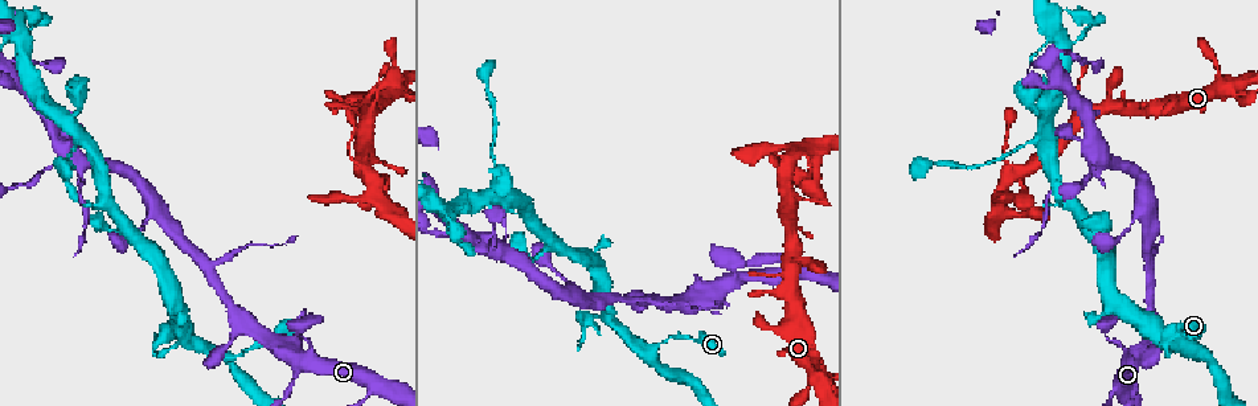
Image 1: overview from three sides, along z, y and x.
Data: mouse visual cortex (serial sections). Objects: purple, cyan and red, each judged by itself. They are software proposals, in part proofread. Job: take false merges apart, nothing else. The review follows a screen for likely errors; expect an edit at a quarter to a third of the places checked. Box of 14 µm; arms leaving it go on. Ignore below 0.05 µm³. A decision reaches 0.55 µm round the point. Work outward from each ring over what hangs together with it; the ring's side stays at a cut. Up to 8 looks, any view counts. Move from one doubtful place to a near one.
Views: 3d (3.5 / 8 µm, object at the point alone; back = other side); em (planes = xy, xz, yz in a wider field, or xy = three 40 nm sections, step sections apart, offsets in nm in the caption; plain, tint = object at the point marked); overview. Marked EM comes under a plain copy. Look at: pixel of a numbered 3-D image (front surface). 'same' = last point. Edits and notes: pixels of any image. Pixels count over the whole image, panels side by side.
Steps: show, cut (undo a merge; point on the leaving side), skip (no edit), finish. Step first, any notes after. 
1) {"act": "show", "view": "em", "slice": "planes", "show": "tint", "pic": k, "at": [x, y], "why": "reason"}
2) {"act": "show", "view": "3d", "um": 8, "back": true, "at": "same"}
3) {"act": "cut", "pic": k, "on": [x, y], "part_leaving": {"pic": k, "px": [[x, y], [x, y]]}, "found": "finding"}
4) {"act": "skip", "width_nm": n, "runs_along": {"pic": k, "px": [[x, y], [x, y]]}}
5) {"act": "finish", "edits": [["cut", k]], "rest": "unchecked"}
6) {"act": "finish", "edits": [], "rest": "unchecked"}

{"act": "show", "view": "em", "slice": "planes", "show": "tint", "pic": 1, "at": [636, 298], "why": "two arms in line, one across"}

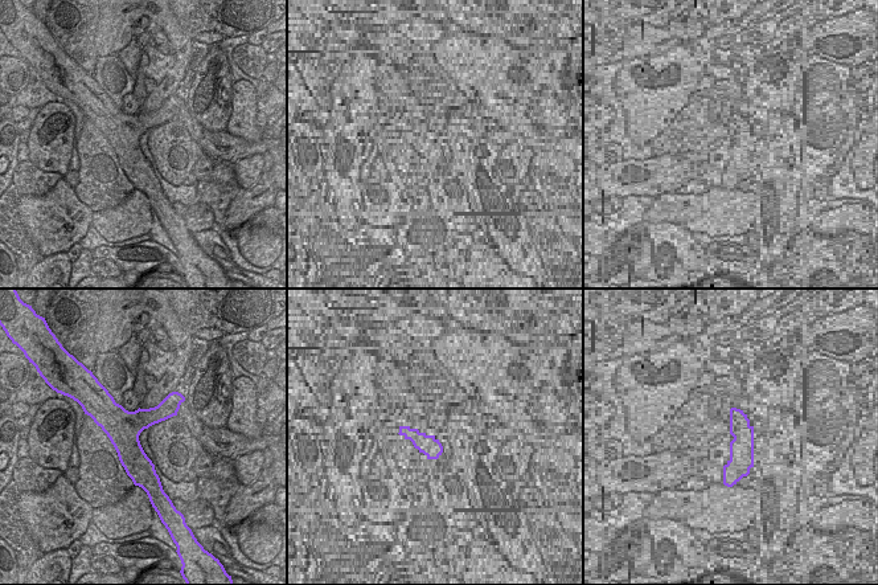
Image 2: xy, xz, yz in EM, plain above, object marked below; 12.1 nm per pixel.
{"act": "show", "view": "3d", "um": 3.5, "at": "same", "why": "see where the arms go"}

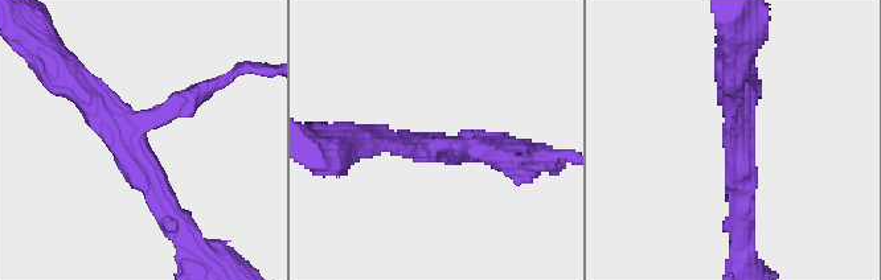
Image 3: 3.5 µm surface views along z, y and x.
{"act": "skip", "width_nm": 420, "runs_along": {"pic": 3, "px": [[167, 209], [135, 136], [61, 75]]}, "found": "one cell here"}

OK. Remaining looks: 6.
{"act": "show", "view": "3d", "um": 8, "pic": 1, "at": [506, 228], "why": "thin neck"}

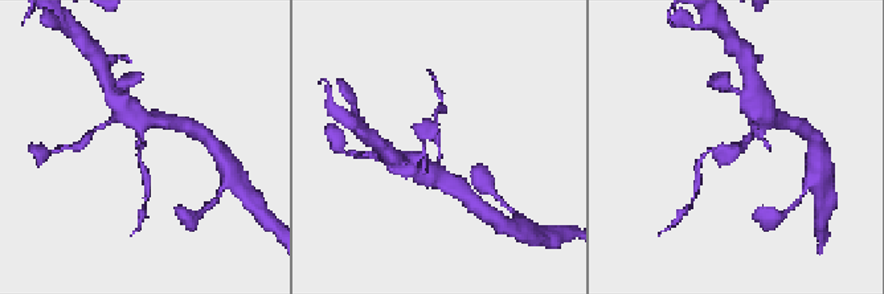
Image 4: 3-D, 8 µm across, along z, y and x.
{"act": "show", "view": "3d", "um": 3.5, "pic": 4, "at": [738, 143]}

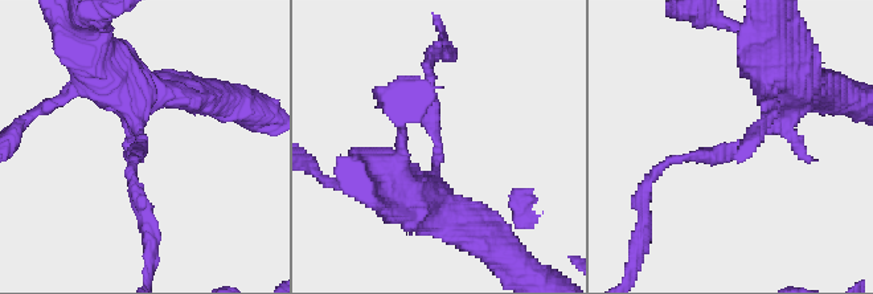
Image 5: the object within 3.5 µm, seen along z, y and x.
{"act": "show", "view": "em", "slice": "xy", "step": 3, "show": "tint", "pic": 5, "at": [736, 144], "arm_widths_nm": [100, 500]}

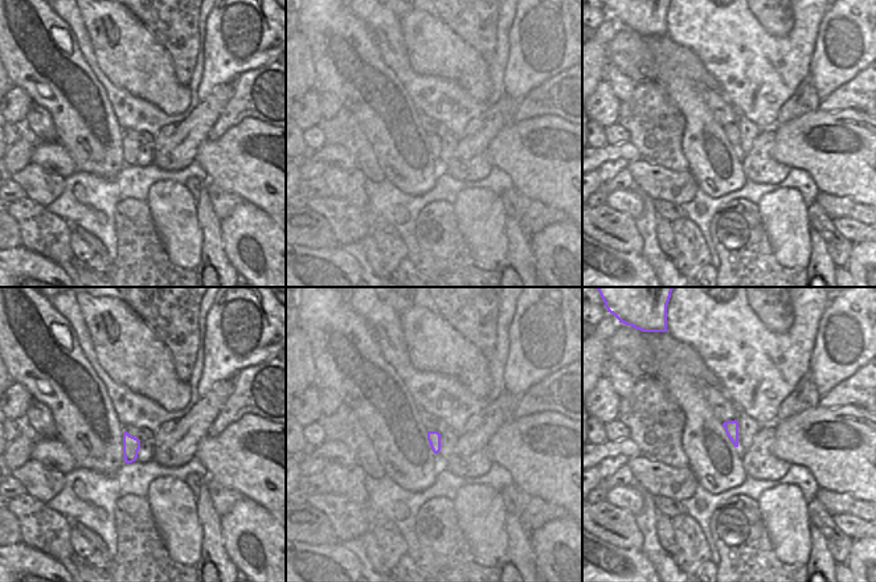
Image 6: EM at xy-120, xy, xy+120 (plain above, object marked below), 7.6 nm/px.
{"act": "cut", "pic": 5, "on": [706, 158], "found": "a second cell is stuck on"}

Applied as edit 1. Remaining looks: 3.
{"act": "show", "view": "3d", "um": 3.5, "pic": 1, "at": [605, 319], "why": "branch point"}

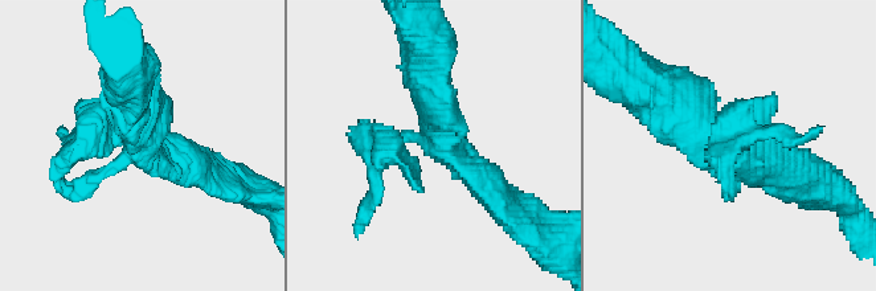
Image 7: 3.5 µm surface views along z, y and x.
{"act": "show", "view": "em", "slice": "xy", "step": 1, "show": "tint", "pic": 7, "at": [145, 148], "arms": 3, "arm_widths_nm": [150, 400, 500], "why": "shape alone is not enough"}

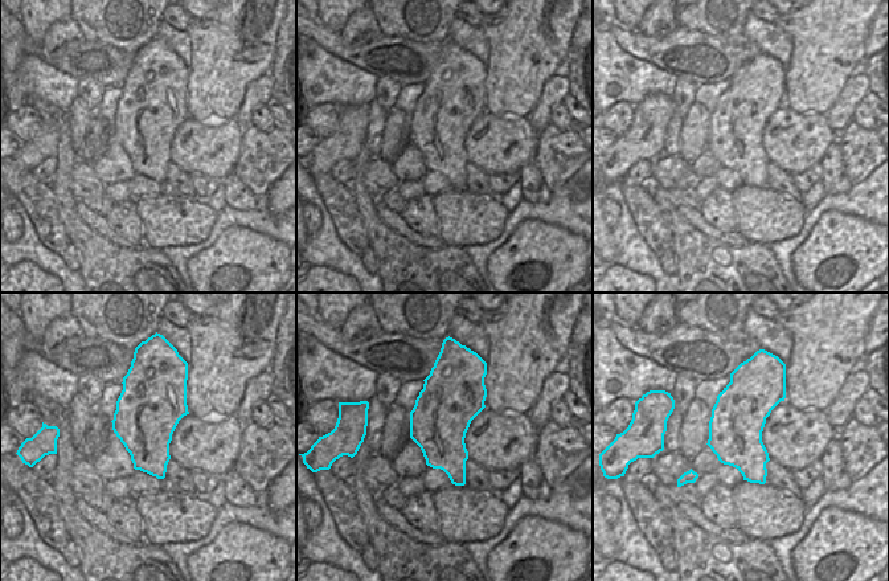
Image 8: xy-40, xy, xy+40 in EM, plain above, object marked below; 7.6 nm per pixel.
{"act": "cut", "pic": 7, "on": [371, 147], "part_leaving": {"pic": 7, "px": [[119, 163], [78, 191], [58, 179], [91, 134]]}, "found": "a second cell is stuck on"}

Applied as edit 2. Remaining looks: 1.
{"act": "finish", "edits": [["cut", 5], ["cut", 7]], "rest": "unchecked"}

